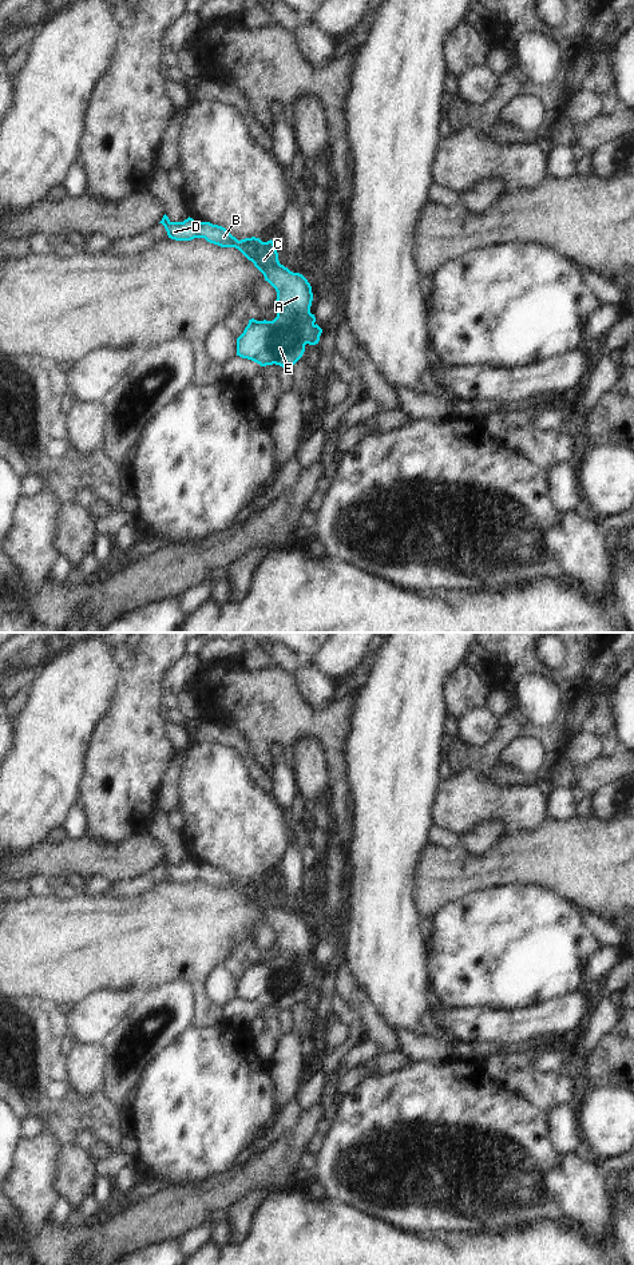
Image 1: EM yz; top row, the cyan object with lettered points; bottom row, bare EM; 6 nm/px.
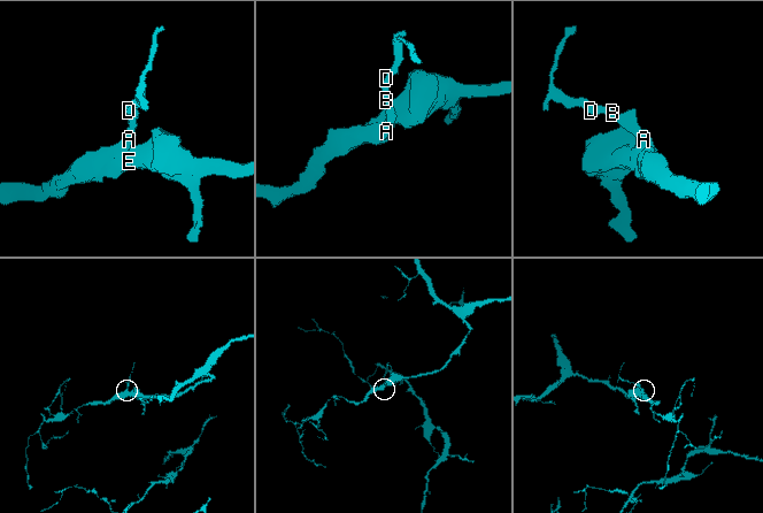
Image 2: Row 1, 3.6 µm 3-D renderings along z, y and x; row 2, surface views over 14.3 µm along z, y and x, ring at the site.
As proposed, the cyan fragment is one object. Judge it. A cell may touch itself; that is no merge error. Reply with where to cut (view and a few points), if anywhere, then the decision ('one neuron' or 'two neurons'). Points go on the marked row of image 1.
cut none; one neuron

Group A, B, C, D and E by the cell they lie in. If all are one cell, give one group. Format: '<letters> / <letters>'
A B C D E

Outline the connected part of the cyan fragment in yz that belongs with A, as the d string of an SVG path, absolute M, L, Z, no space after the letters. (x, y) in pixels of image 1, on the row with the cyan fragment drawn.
M165 214L159 223L165 226L169 238L175 241L205 238L221 247L238 249L276 289L277 317L273 321L249 320L237 338L237 356L261 366L276 364L292 369L302 357L306 344L318 344L322 329L310 313L312 286L302 274L293 273L280 263L272 239L262 242L251 237L238 241L225 227L190 217L183 222L171 222Z

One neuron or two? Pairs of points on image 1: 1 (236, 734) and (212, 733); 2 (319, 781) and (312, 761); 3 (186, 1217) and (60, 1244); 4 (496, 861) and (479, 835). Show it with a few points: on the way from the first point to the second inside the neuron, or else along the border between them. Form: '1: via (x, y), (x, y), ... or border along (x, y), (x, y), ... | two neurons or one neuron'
1: via (230, 734), (217, 733) | one neuron
2: via (313, 776), (312, 766) | one neuron
3: via (155, 1218), (141, 1222), (118, 1236), (91, 1238) | one neuron
4: border along (500, 839), (482, 856), (472, 856), (462, 847) | two neurons

